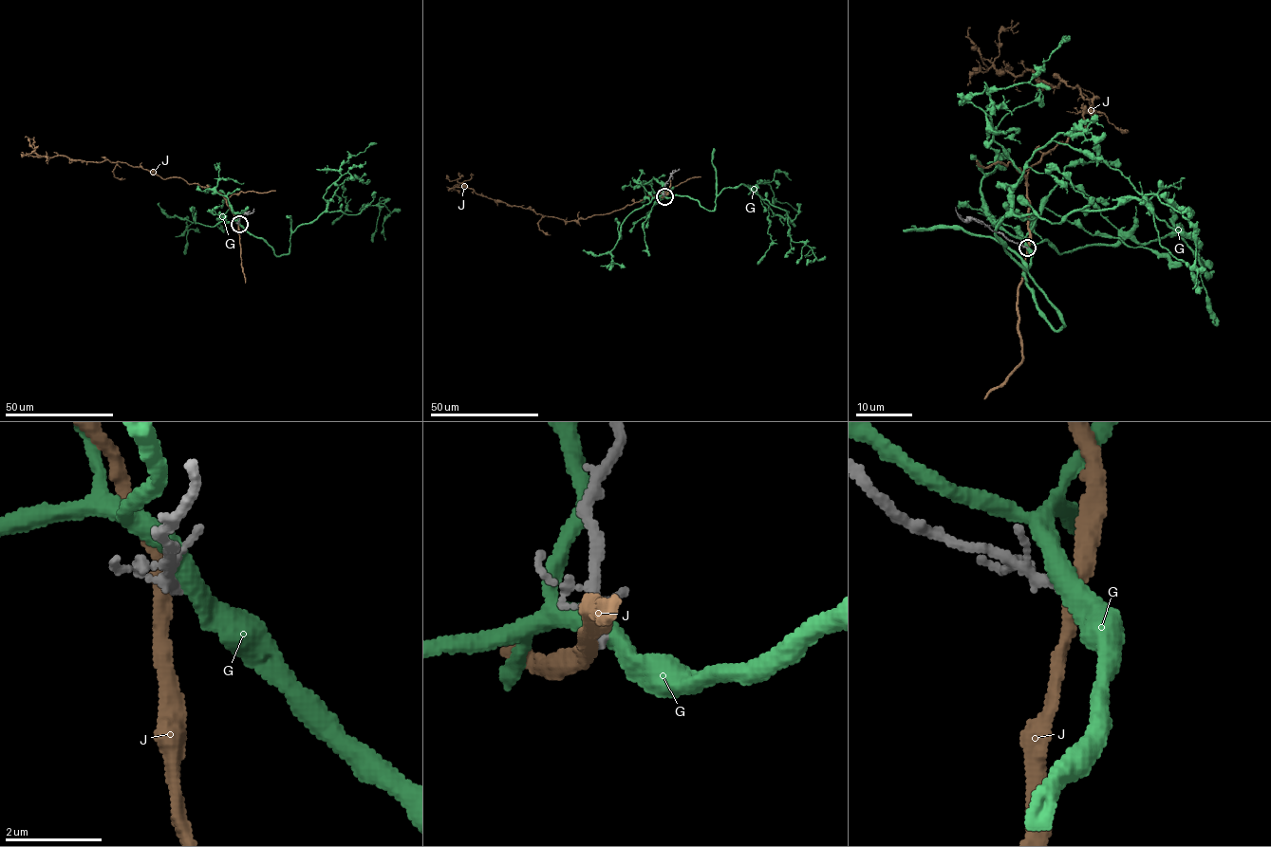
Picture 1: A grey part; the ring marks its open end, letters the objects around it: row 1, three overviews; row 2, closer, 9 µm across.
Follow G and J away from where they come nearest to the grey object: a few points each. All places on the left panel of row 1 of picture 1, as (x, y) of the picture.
G: (239, 224), (277, 256), (288, 254), (299, 226), (325, 212), (358, 214), (383, 203), (384, 240)
J: (238, 224), (227, 200), (205, 187), (180, 177), (163, 179), (125, 162), (39, 156), (29, 138), (25, 138)

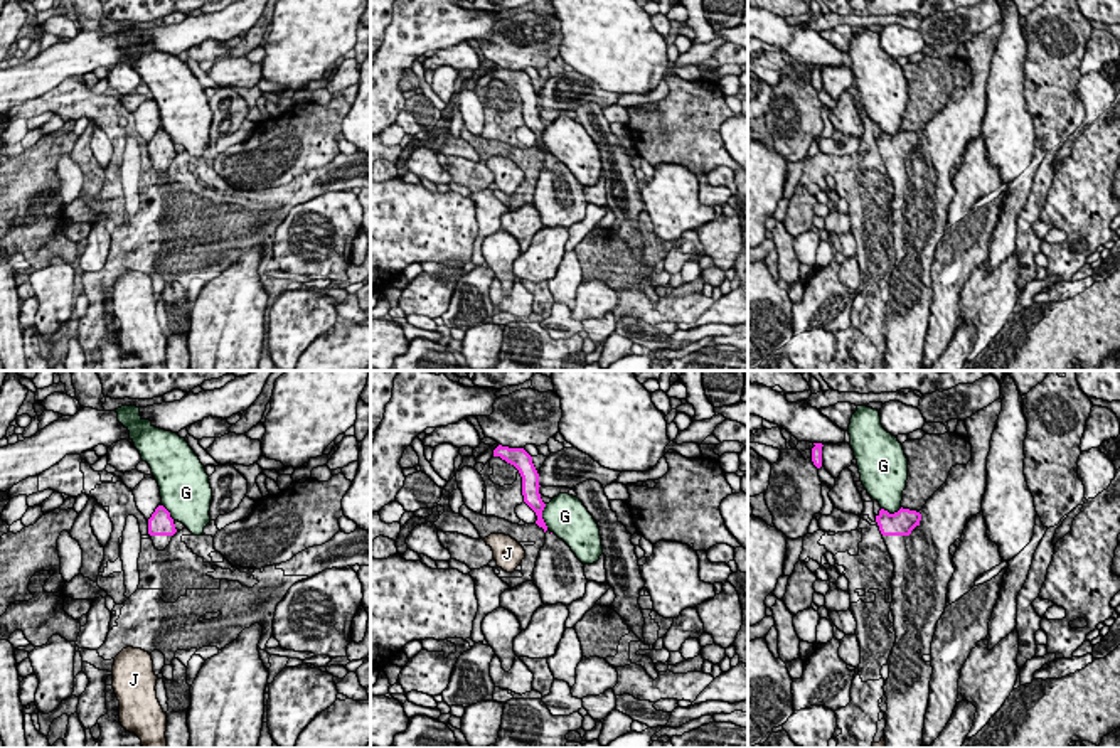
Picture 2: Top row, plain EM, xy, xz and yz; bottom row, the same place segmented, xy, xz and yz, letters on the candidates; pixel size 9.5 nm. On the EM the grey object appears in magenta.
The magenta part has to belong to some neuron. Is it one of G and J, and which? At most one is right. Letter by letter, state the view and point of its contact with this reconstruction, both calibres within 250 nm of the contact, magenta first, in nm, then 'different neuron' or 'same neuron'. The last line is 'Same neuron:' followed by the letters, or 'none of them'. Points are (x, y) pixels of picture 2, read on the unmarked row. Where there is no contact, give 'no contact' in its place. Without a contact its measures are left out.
G: xz (541, 138) | 160/400 nm | different neuron
J: no contact | different neuron
Same neuron: none of them

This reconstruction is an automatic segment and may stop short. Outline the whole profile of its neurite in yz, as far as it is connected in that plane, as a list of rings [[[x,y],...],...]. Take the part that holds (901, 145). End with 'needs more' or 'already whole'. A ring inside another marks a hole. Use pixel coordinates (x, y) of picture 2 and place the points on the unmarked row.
[[[999,20],[987,30],[977,34],[965,42],[972,67],[972,83],[967,88],[952,89],[947,104],[926,123],[921,133],[909,133],[901,130],[898,135],[889,136],[888,133],[881,131],[876,138],[876,145],[894,185],[894,199],[891,204],[891,232],[894,239],[896,264],[888,283],[889,300],[884,308],[884,315],[888,320],[888,334],[884,337],[886,371],[921,371],[923,367],[925,337],[928,332],[930,303],[933,297],[931,285],[925,285],[923,280],[931,278],[931,264],[936,254],[936,246],[947,231],[948,206],[955,195],[950,168],[962,160],[967,145],[973,138],[982,135],[982,123],[987,110],[987,79],[990,74],[992,56],[995,52],[1000,34],[1002,22]]]; needs more

